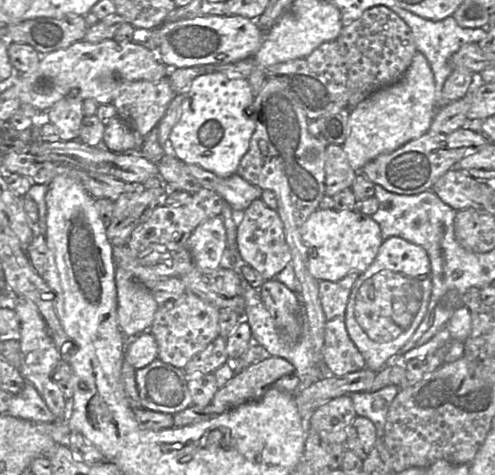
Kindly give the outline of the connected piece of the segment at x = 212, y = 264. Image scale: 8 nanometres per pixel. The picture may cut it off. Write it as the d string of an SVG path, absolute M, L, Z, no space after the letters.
M221 215L200 223L191 233L185 247L191 253L194 265L203 270L220 267L226 248L226 229Z

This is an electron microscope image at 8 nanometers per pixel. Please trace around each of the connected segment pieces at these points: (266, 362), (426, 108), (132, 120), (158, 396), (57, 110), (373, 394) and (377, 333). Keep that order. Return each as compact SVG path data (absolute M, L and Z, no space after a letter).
M270 356L245 369L236 371L235 375L219 388L211 402L212 413L222 414L242 404L260 400L269 389L278 389L287 393L295 393L300 389L300 380L294 366L287 360Z
M416 52L405 74L394 84L380 88L351 109L348 135L342 144L348 162L357 173L379 155L398 149L428 132L435 115L435 80L425 56Z
M169 77L154 82L140 80L124 85L112 104L120 118L145 136L158 125L175 95Z
M156 358L135 371L143 409L174 415L192 405L185 368L176 368Z
M79 95L74 98L65 97L47 111L47 120L56 126L61 140L79 138L80 127L85 116L83 101L84 99Z
M388 385L377 391L352 392L348 395L352 399L357 415L370 419L381 435L389 406L399 391L399 386Z
M400 237L385 239L374 261L357 277L345 313L348 335L364 357L368 369L377 372L398 357L400 349L416 331L426 314L431 290L431 264L426 250Z

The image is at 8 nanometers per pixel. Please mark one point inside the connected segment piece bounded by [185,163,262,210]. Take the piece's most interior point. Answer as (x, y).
(239, 193)

